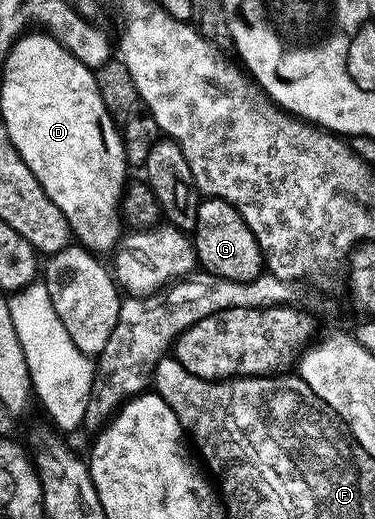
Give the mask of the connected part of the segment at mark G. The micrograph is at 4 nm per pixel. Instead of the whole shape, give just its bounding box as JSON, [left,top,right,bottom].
[191,197,265,283]

